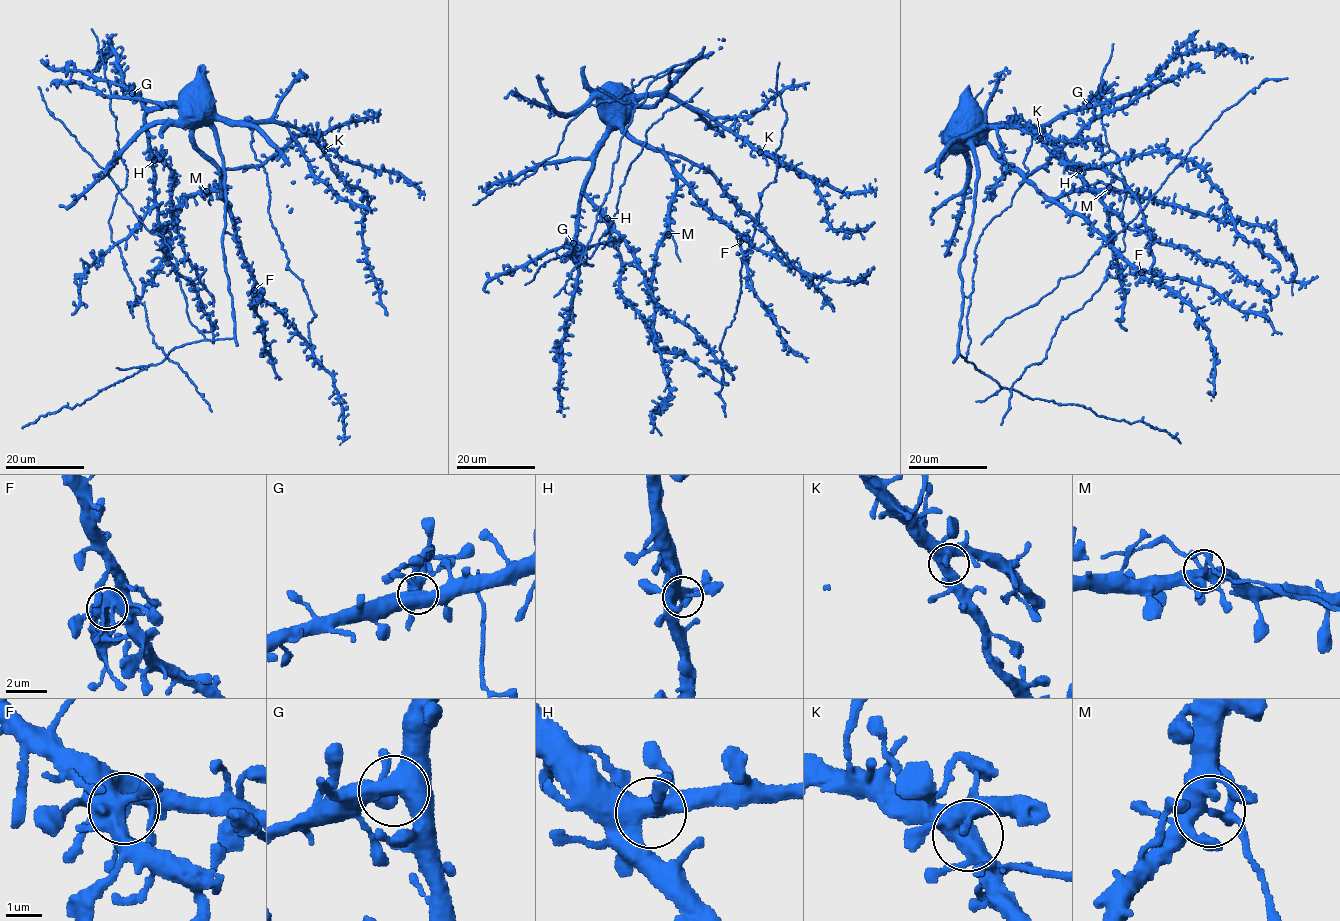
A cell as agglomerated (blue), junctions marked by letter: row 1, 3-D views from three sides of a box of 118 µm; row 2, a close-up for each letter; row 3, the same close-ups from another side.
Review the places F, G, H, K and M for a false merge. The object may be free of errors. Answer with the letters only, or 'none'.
M

